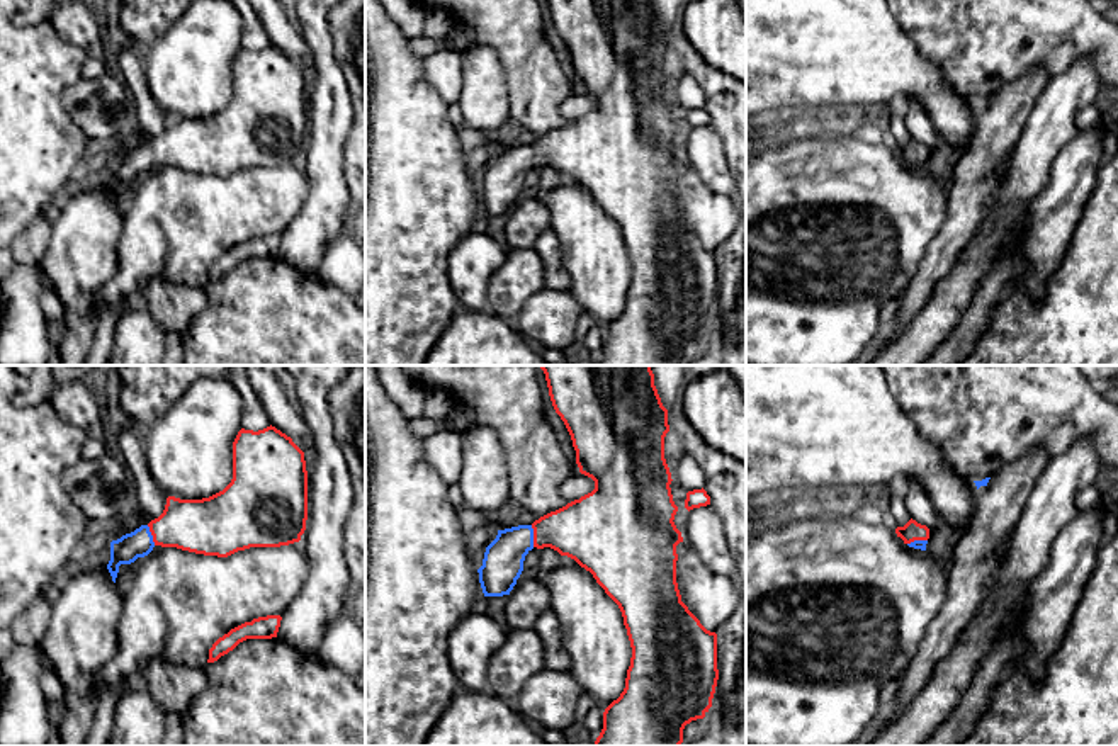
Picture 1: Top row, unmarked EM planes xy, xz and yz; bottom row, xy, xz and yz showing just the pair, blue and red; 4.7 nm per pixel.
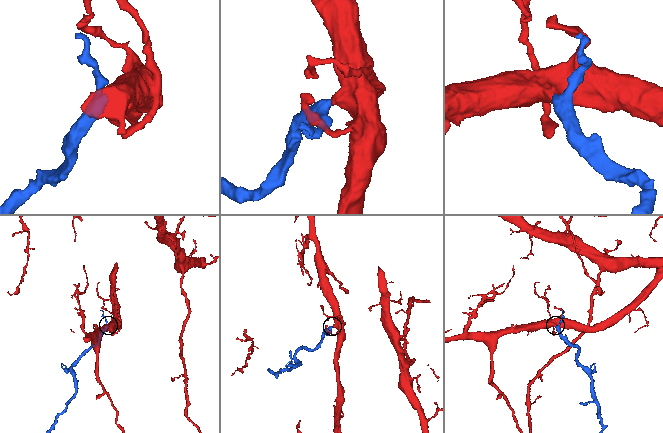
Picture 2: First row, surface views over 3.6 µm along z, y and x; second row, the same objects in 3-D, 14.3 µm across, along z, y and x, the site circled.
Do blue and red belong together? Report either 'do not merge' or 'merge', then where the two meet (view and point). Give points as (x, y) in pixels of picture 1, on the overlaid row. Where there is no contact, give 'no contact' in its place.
merge | xz (532, 536)

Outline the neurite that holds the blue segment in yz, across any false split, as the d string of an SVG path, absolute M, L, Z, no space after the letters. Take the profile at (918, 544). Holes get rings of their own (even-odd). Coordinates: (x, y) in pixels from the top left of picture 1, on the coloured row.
M911 518L904 527L897 527L895 534L909 547L926 551L926 544L929 539L929 528L926 525L921 525Z

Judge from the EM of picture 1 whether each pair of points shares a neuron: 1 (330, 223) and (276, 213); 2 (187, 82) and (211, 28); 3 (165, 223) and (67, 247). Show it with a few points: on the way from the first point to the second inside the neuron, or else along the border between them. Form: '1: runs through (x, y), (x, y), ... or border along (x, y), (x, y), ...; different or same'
1: border along (304, 177), (308, 182), (306, 201), (279, 233); different
2: runs through (189, 68), (204, 41); same
3: border along (124, 218), (114, 272); different

